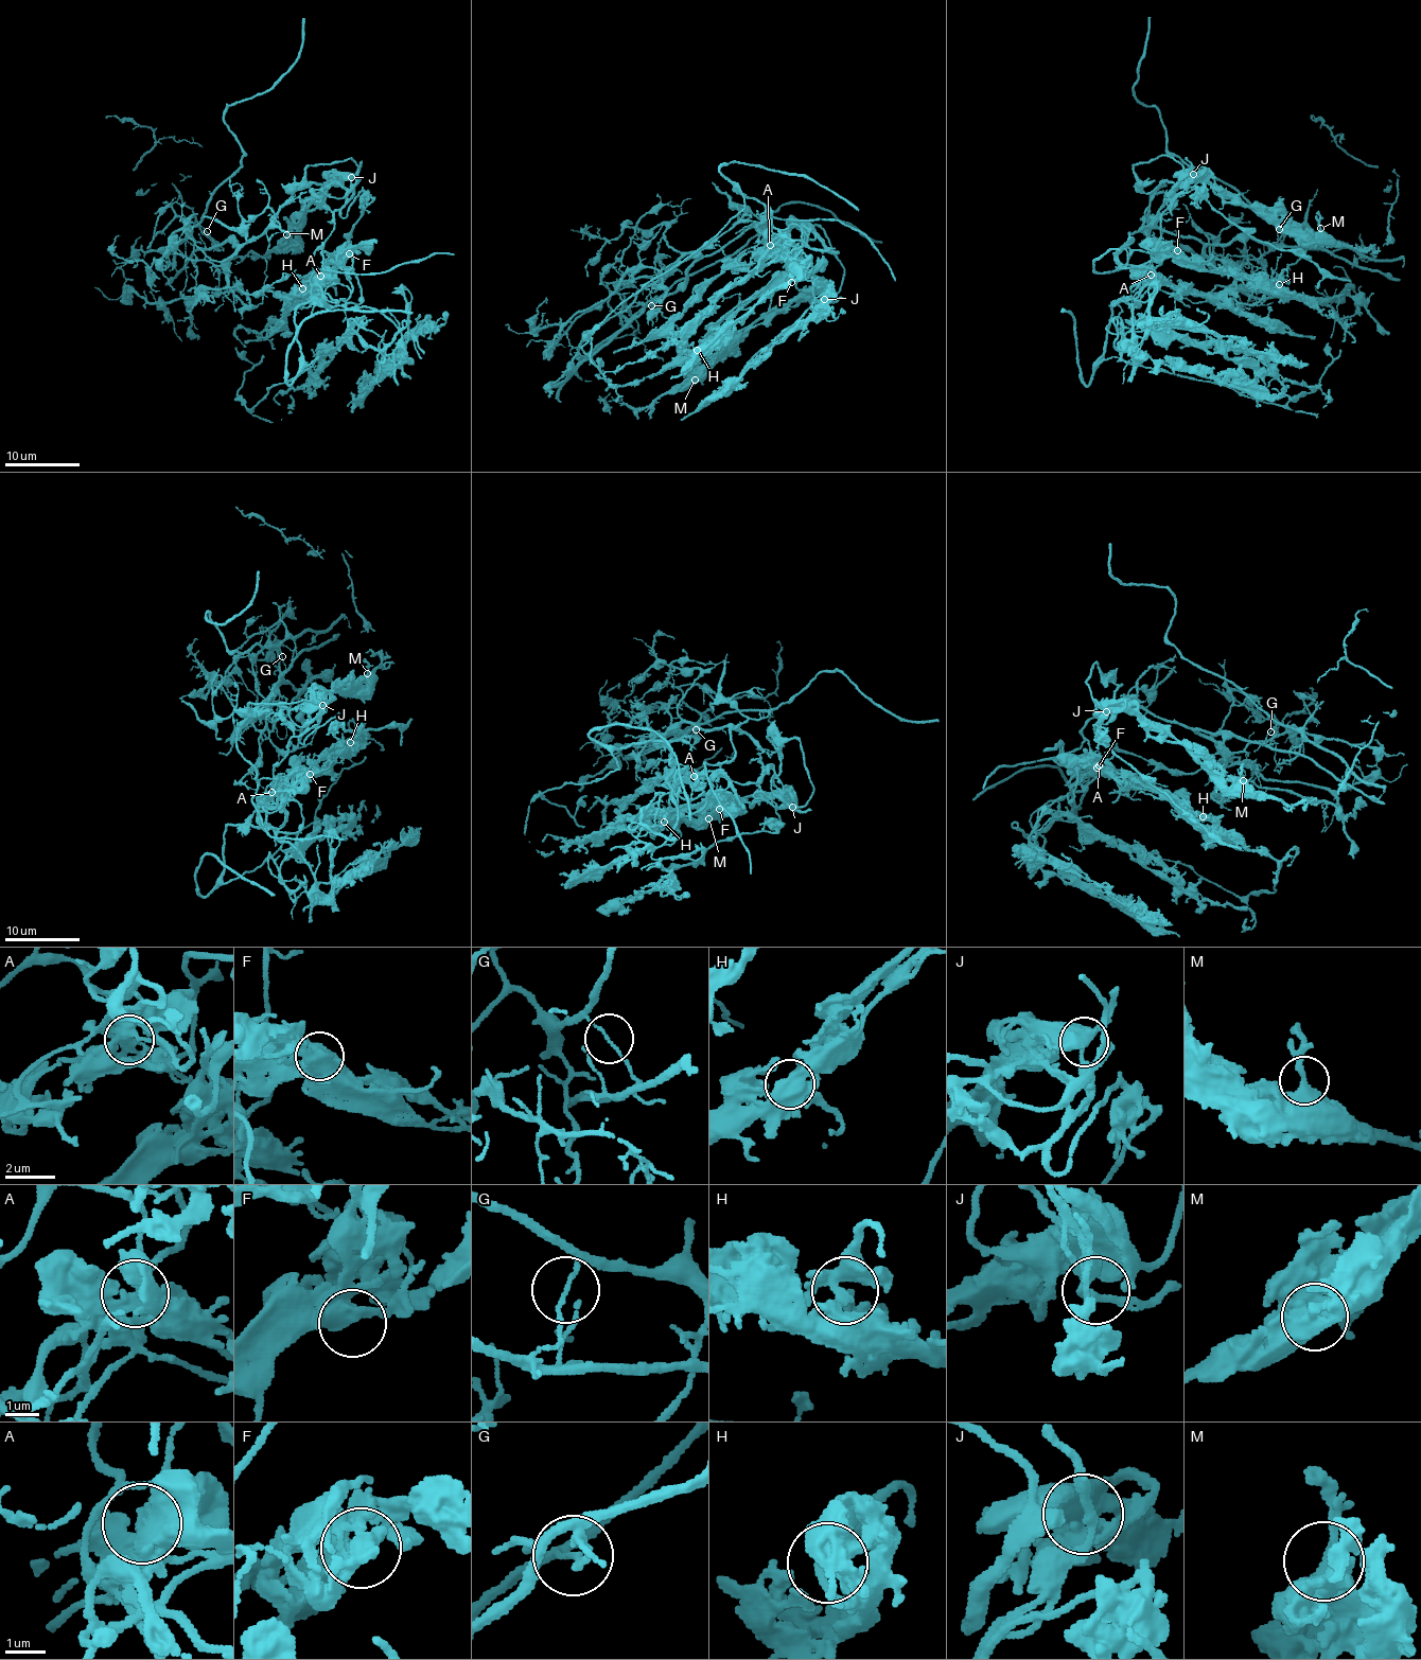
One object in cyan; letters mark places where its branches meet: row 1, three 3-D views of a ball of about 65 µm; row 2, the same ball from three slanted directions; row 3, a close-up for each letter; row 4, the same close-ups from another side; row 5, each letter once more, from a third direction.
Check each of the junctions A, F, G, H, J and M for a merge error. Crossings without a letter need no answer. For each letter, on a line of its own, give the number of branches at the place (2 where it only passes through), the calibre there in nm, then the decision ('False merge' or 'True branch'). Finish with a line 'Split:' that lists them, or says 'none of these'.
A: Branches: 3. Thickness 280 nm. False merge
F: Branches: 3. Thickness 400 nm. True branch
G: Branches: 2. Thickness 80 nm. False merge
H: Branches: 3. Thickness 280 nm. True branch
J: Branches: 3. Thickness 160 nm. True branch
M: Branches: 2. Thickness 400 nm. True branch
Split: A, G

